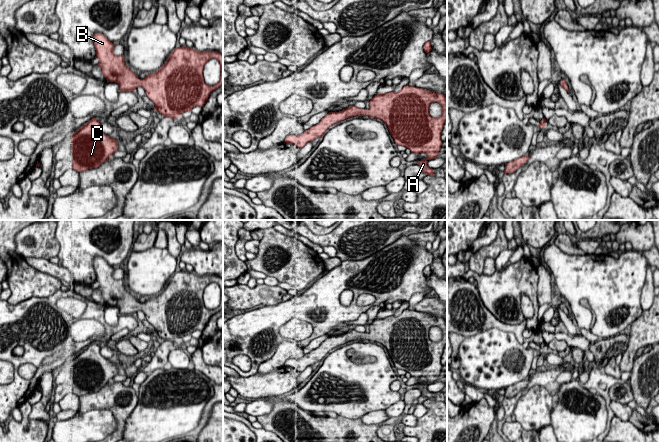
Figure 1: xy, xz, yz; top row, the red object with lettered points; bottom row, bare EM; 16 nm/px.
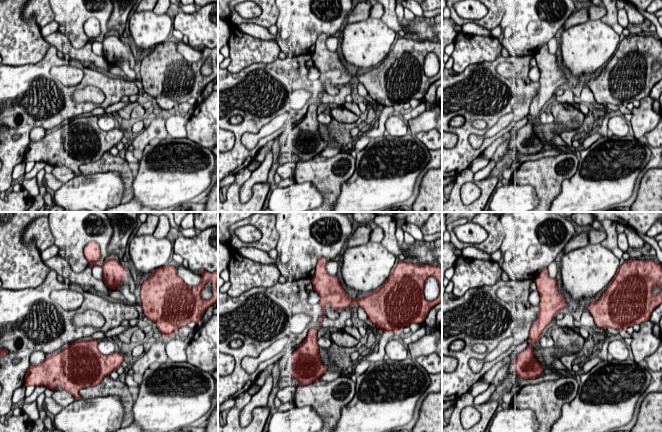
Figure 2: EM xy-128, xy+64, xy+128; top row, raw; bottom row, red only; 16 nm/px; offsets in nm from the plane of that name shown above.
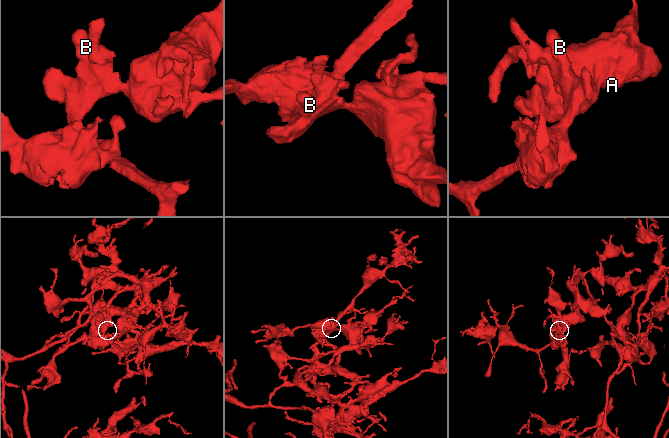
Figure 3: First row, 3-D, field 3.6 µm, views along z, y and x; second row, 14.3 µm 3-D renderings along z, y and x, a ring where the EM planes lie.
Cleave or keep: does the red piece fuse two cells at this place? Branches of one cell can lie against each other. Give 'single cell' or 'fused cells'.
single cell

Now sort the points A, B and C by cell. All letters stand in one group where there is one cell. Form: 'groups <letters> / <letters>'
groups A B C

